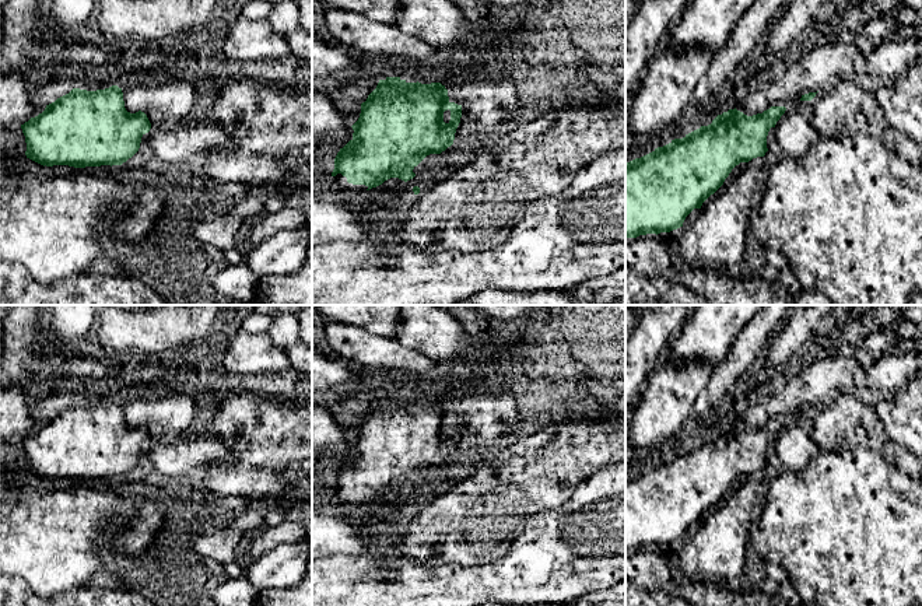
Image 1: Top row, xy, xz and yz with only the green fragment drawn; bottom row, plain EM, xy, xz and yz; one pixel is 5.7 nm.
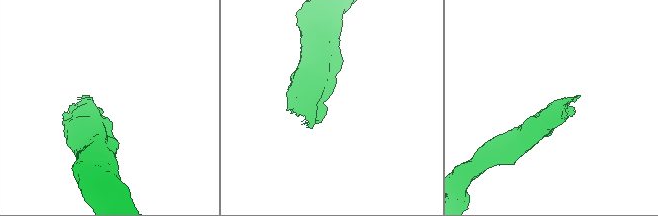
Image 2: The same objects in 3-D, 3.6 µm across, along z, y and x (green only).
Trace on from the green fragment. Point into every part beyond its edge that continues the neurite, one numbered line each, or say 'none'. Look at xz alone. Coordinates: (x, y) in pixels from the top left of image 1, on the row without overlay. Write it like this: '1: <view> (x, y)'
1: xz (339, 498)

